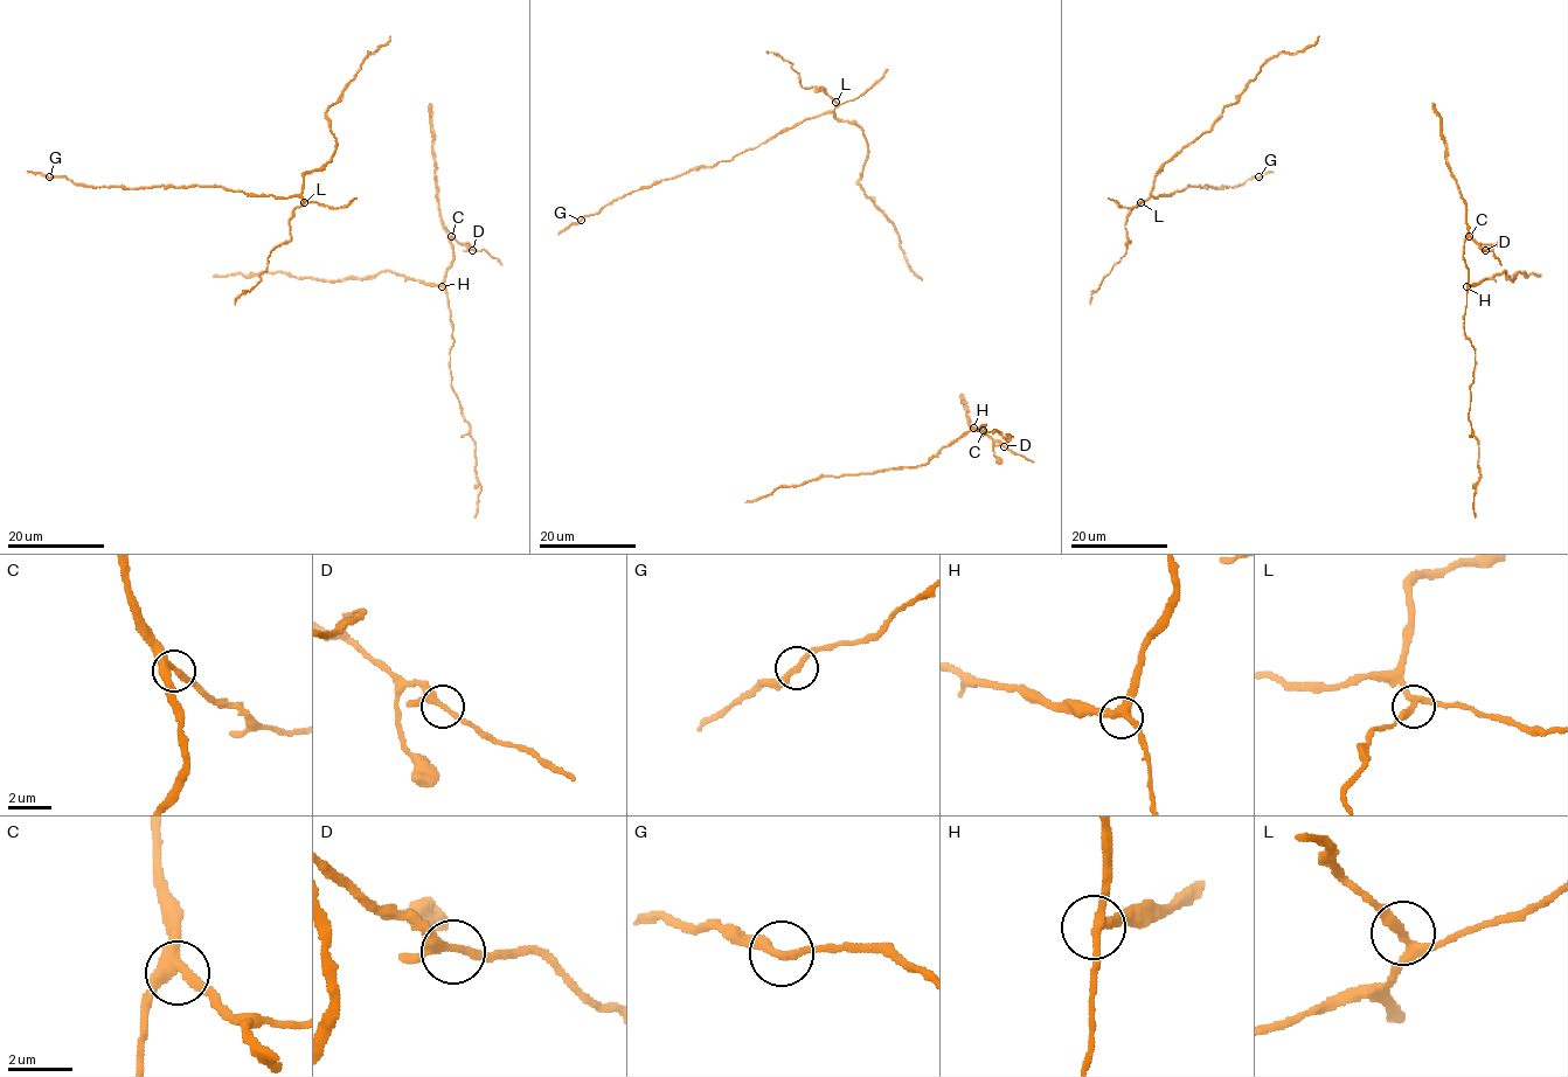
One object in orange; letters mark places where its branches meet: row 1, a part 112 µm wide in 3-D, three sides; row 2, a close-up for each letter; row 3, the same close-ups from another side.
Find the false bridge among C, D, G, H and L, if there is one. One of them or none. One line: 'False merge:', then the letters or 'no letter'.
False merge: no letter

